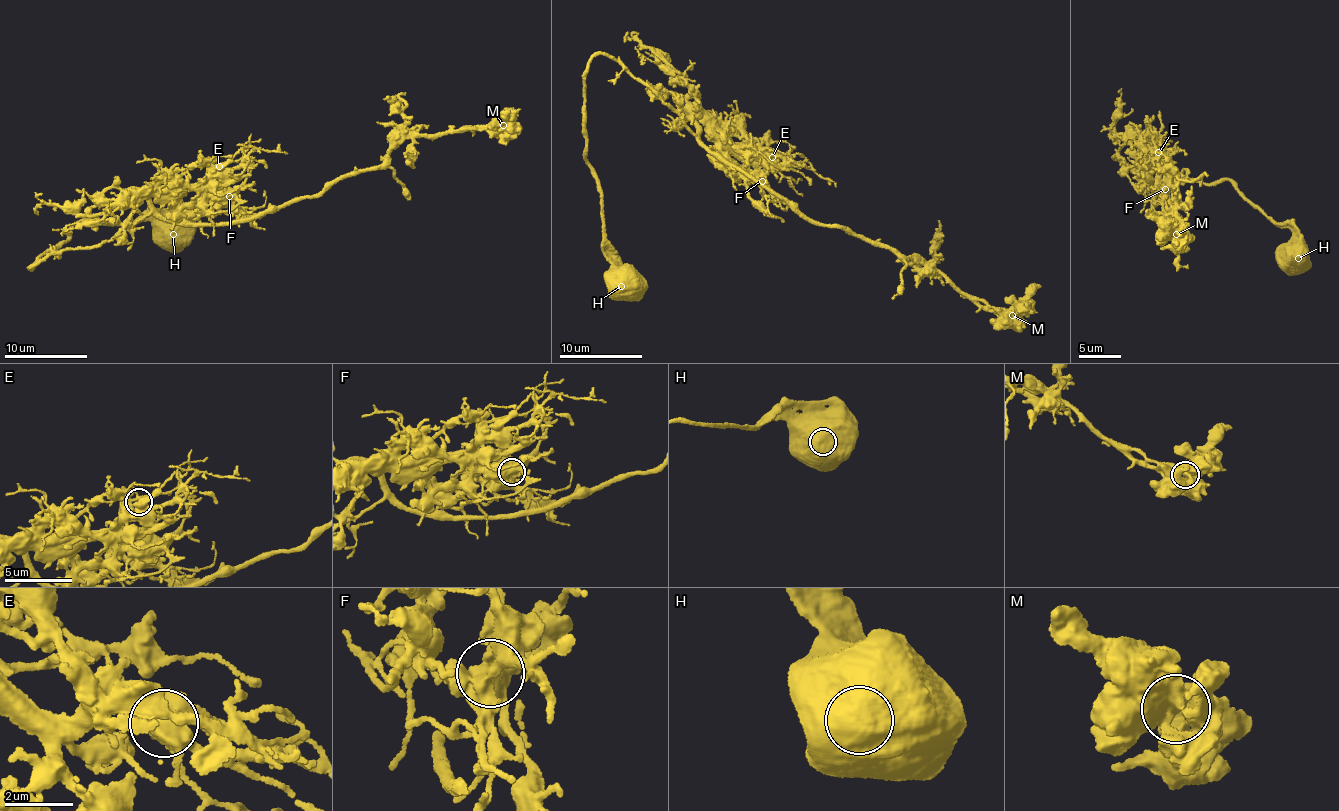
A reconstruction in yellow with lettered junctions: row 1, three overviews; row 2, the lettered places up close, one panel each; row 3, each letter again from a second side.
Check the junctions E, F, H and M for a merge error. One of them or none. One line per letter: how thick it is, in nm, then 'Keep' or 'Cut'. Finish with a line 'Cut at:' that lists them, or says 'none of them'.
E: Thickness 650 nm. Keep
F: Thickness 480 nm. Keep
H: Thickness 900 nm. Keep
M: Thickness 850 nm. Keep
Cut at: none of them

